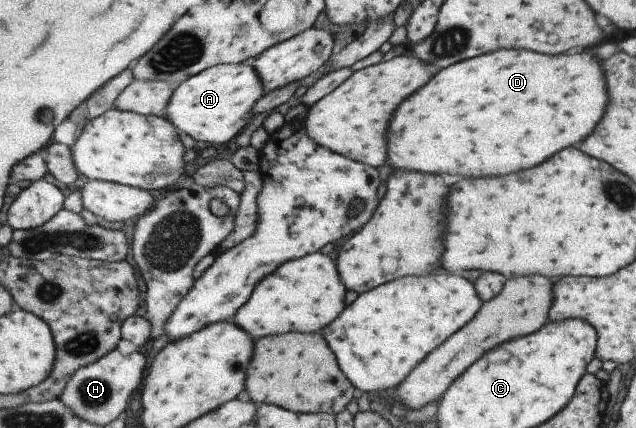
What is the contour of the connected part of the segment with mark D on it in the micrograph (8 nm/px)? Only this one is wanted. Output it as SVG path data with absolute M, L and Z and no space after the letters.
M501 49L461 61L437 73L395 113L387 133L389 161L395 169L461 177L505 177L537 167L565 147L593 133L605 113L605 75L595 55L541 55L535 51Z

